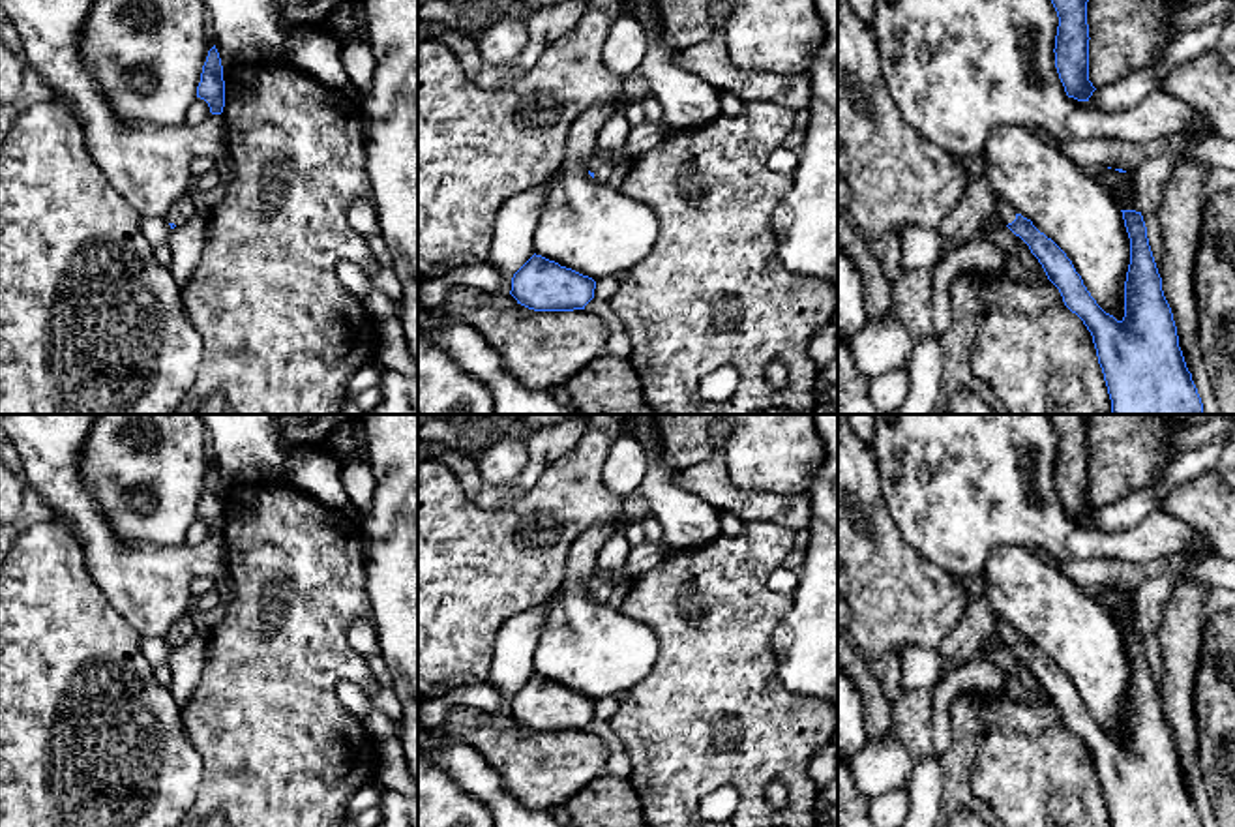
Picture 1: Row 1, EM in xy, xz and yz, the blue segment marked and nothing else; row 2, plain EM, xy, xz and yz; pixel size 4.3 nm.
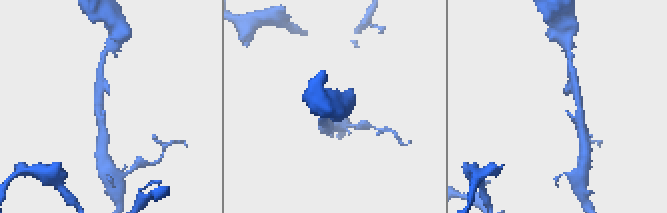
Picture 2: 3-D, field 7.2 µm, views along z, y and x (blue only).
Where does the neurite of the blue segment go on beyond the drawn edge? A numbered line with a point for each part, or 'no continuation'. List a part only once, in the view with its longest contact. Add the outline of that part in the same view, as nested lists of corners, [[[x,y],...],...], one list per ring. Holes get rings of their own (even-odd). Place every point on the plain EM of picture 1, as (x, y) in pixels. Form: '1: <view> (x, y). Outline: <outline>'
1: yz (1007, 634). Outline: [[[1004,621],[999,623],[997,638],[999,638],[1004,645],[1012,643],[1012,641],[1016,639],[1016,634],[1018,634],[1018,632],[1016,632],[1010,624],[1006,624]]]

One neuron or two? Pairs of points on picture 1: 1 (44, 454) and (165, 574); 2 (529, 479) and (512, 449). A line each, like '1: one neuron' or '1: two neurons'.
1: one neuron
2: two neurons

